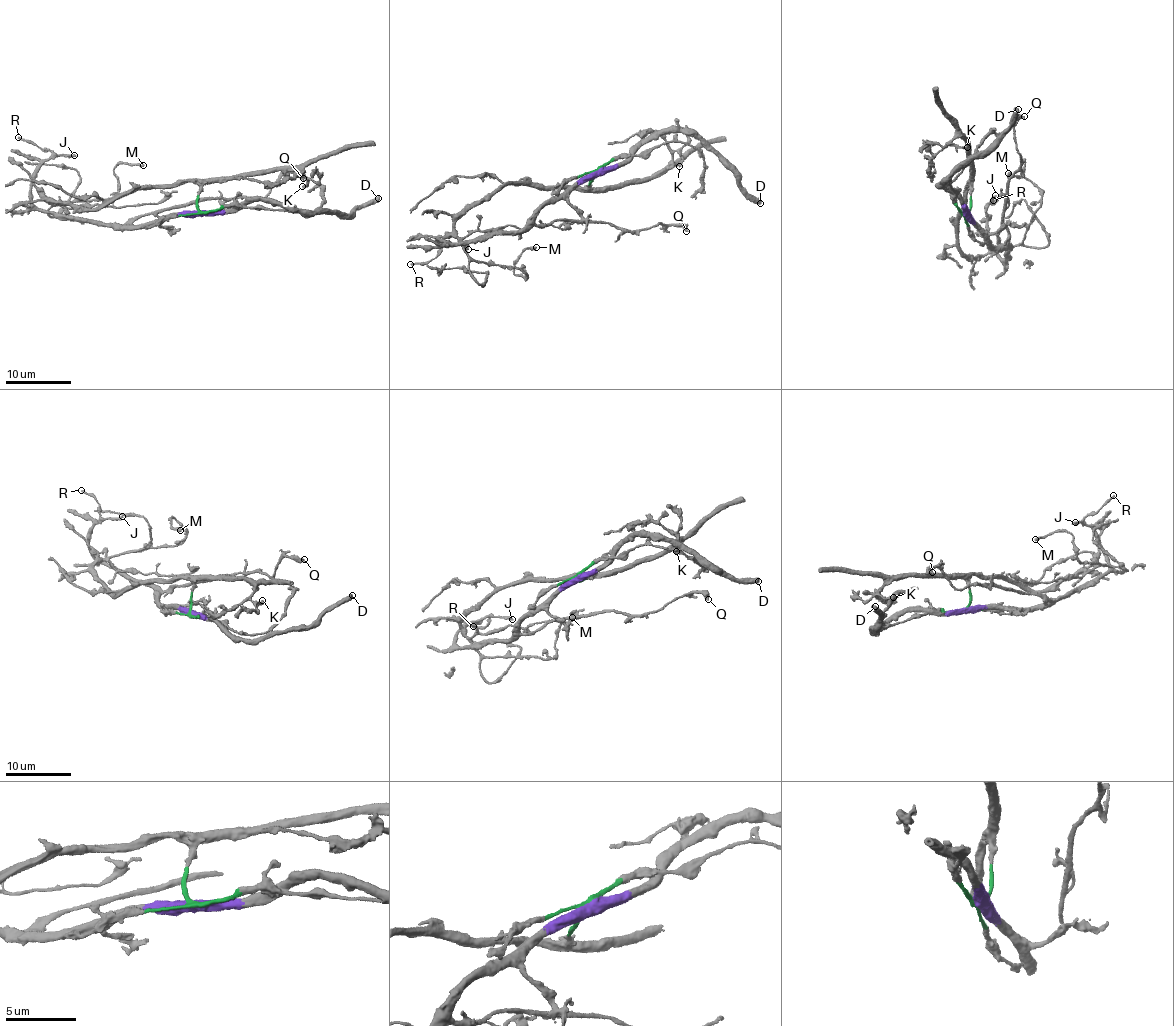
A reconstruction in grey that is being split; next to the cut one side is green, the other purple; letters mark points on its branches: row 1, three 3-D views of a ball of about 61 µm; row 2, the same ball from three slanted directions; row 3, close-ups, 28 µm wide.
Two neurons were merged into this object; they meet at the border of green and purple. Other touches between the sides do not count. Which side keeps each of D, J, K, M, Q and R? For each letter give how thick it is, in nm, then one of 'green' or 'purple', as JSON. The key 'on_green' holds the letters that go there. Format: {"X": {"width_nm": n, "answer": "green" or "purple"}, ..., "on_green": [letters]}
{"D": {"width_nm": 550, "answer": "purple"}, "J": {"width_nm": 300, "answer": "purple"}, "K": {"width_nm": 240, "answer": "green"}, "M": {"width_nm": 360, "answer": "green"}, "Q": {"width_nm": 360, "answer": "purple"}, "R": {"width_nm": 190, "answer": "purple"}, "on_green": ["K", "M"]}

